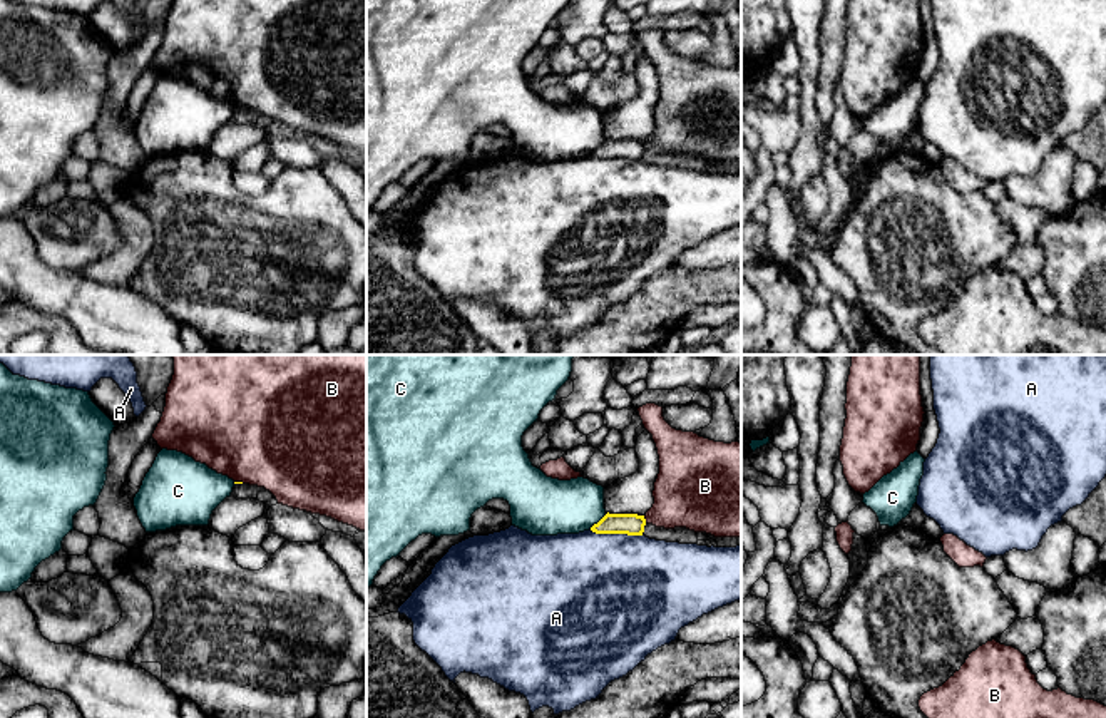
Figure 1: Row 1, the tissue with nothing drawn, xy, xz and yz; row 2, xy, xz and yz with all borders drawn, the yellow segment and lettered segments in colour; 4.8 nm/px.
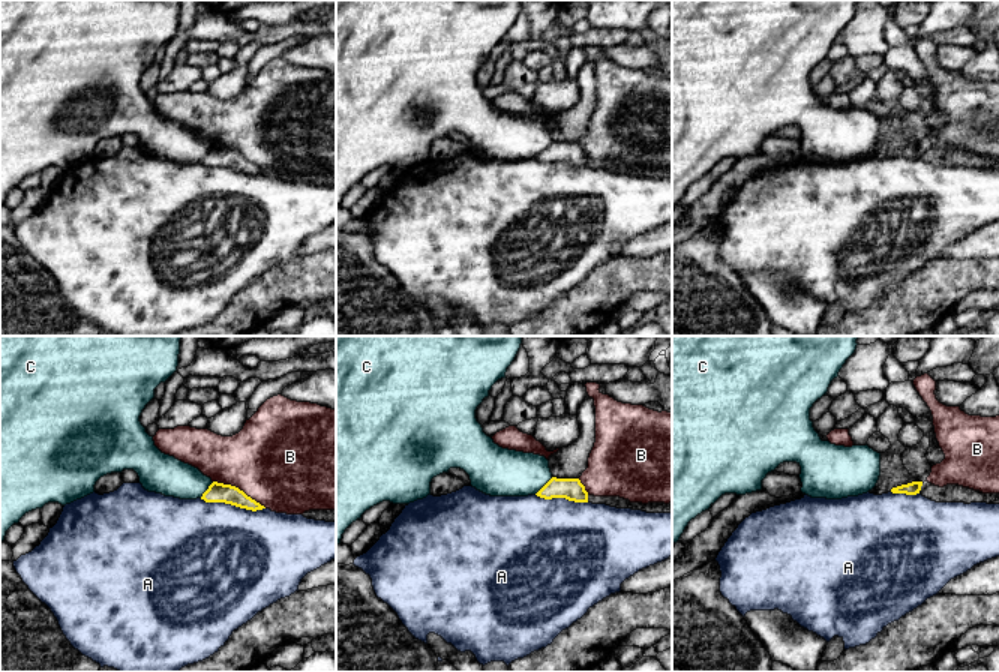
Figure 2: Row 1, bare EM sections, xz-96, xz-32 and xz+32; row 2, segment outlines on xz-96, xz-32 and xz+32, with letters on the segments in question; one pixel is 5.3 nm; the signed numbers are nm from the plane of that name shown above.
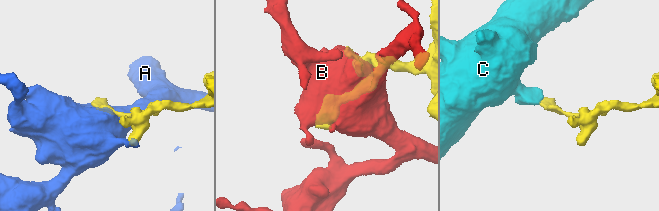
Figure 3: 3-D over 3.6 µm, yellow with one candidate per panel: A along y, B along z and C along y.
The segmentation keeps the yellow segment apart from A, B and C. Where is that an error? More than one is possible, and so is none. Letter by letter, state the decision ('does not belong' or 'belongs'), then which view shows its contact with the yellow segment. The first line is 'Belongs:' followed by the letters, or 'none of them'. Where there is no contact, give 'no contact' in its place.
Belongs: none of them
A: does not belong | xz
B: does not belong | xz
C: does not belong | xz

